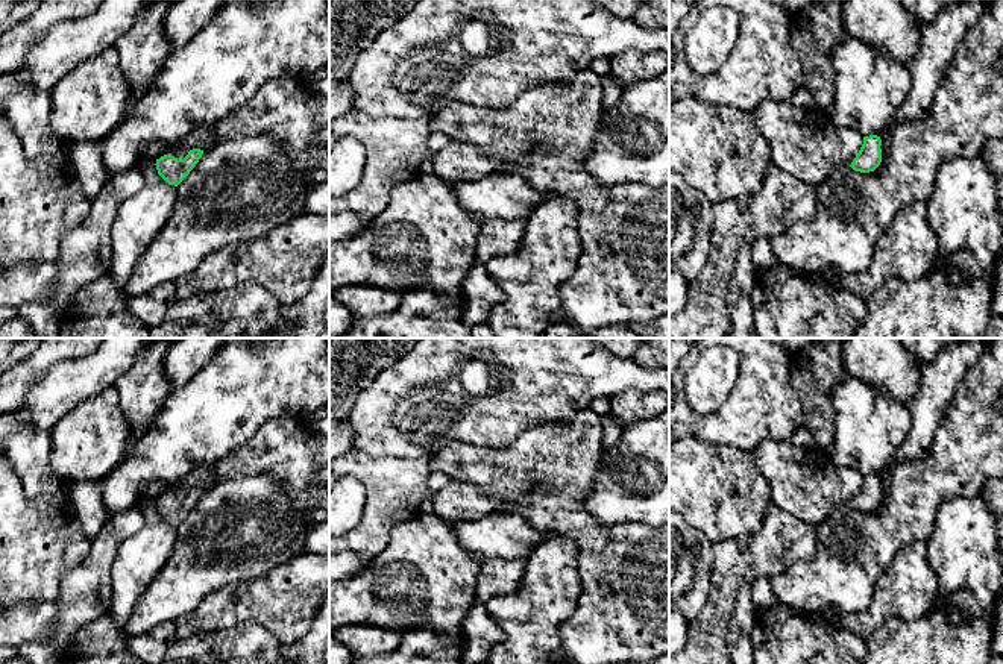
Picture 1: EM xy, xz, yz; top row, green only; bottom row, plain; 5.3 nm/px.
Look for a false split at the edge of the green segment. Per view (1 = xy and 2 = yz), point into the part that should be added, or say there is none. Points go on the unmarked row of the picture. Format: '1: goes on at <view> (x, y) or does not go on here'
1: does not go on here
2: does not go on here

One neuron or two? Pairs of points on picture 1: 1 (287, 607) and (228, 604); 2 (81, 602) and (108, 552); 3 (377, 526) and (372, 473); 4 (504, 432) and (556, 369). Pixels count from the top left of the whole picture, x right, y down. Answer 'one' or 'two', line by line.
1: one
2: one
3: one
4: one

